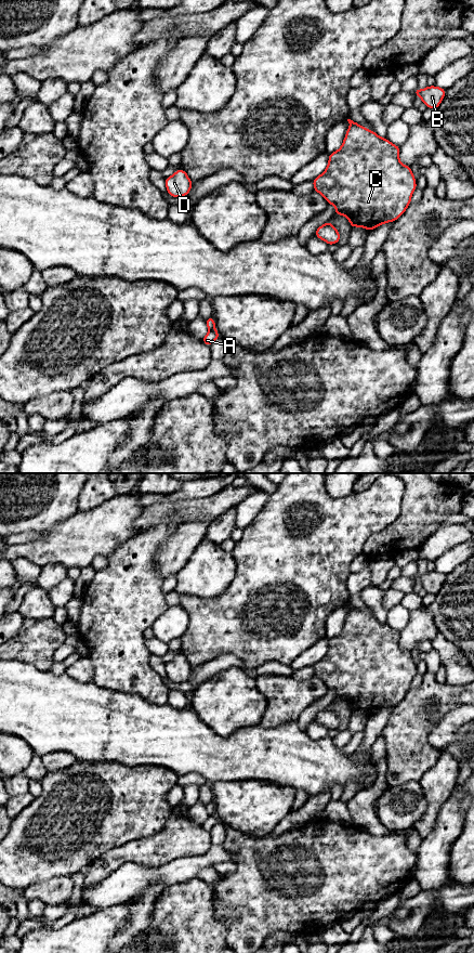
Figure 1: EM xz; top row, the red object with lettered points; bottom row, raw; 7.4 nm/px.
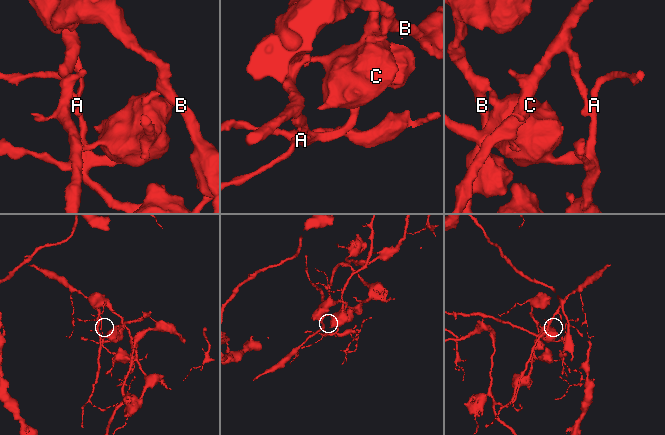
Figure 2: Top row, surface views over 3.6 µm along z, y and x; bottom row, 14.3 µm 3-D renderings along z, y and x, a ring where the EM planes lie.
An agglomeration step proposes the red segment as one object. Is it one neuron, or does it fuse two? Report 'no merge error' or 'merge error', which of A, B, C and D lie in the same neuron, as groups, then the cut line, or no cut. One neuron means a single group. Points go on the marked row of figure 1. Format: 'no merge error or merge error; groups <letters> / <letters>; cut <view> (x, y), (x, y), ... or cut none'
merge error; groups A C D / B; cut xz (357, 123), (350, 125)

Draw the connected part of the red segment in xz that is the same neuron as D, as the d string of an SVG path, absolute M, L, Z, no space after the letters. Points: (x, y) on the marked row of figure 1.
M179 169L171 177L167 177L164 183L167 193L175 198L188 195L193 186L193 182L184 169Z

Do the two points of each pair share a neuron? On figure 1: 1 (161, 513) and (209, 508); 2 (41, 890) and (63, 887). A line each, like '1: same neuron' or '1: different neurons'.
1: same neuron
2: same neuron

